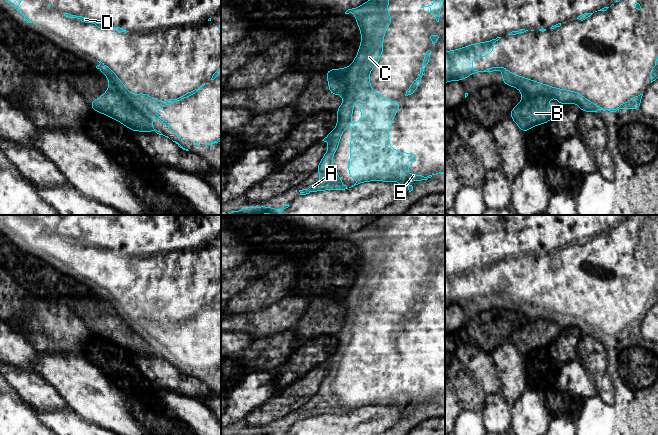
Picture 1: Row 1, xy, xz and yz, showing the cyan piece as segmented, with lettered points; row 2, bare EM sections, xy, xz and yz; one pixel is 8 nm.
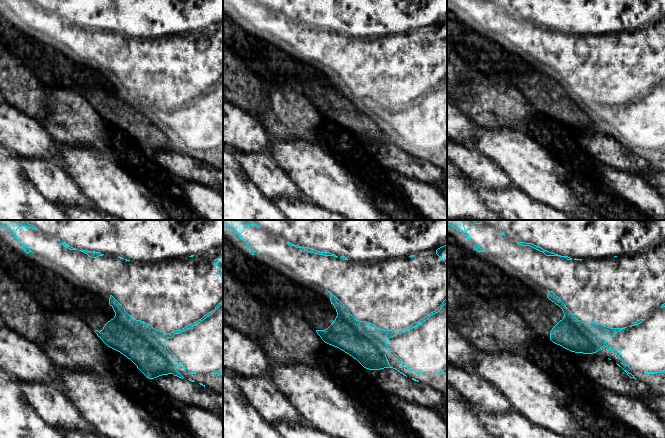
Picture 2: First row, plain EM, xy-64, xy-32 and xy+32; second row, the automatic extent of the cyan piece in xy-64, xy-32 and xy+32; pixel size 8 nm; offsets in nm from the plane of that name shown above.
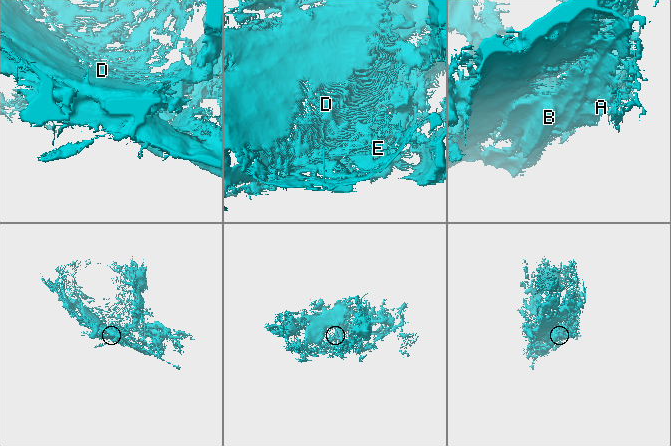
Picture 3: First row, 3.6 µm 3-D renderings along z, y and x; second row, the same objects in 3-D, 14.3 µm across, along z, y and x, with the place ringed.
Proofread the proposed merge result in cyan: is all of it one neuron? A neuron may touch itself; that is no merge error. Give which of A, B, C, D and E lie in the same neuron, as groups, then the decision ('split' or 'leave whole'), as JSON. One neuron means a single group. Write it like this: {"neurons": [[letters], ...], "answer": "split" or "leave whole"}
{"neurons": [["A", "C", "D", "E"], ["B"]], "answer": "split"}

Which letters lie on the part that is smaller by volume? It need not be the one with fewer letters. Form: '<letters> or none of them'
B

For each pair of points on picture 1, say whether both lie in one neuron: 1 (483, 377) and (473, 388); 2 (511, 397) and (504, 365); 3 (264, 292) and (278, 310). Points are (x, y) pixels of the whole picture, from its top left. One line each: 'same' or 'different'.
1: different
2: same
3: different

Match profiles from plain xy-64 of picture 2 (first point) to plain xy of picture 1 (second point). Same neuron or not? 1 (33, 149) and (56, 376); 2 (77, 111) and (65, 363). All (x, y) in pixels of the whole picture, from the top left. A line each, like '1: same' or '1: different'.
1: different
2: different

